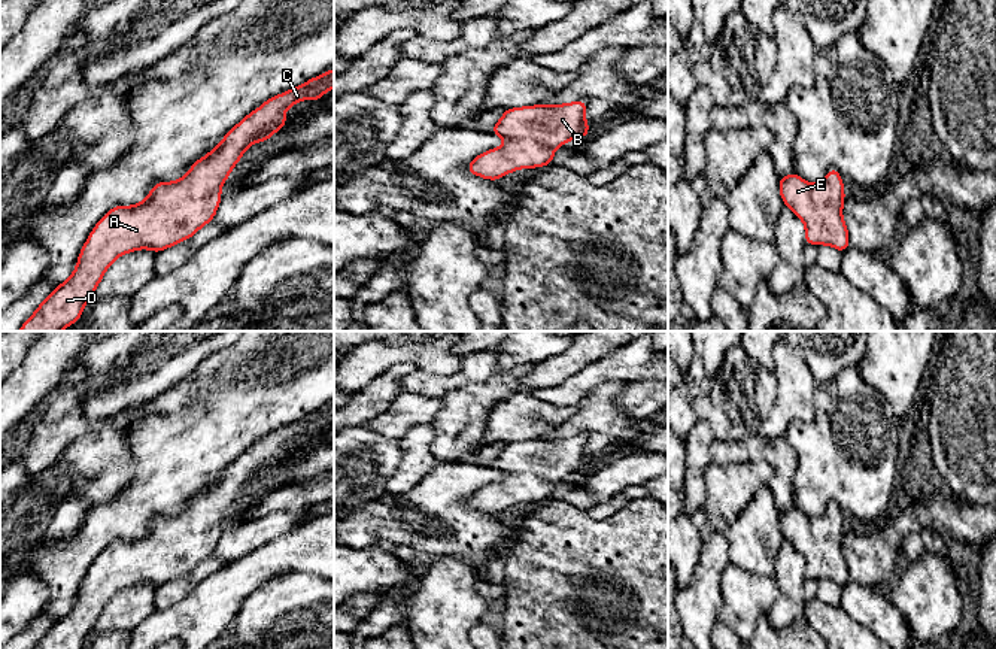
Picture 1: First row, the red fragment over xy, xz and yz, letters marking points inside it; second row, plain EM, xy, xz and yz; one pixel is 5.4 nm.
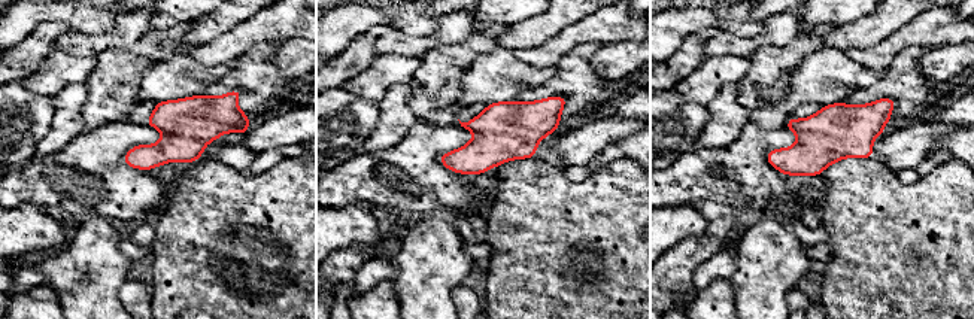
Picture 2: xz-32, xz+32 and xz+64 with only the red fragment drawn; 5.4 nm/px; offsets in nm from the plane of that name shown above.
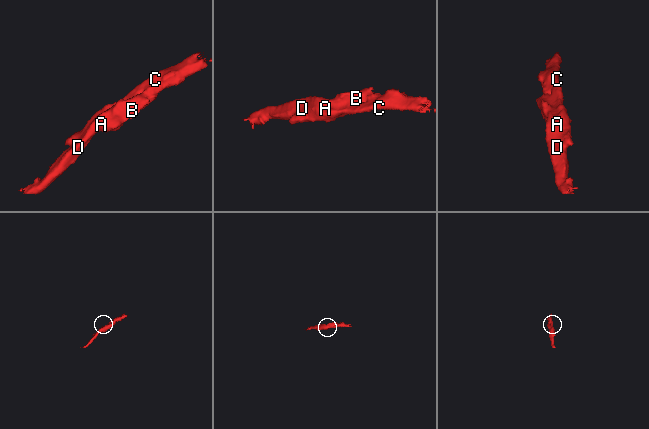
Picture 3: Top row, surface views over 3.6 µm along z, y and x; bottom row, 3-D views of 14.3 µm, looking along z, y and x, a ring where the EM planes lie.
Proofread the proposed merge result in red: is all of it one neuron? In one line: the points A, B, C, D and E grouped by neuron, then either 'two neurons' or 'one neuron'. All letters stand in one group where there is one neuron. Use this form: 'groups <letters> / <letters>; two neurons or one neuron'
groups A B C D E; one neuron

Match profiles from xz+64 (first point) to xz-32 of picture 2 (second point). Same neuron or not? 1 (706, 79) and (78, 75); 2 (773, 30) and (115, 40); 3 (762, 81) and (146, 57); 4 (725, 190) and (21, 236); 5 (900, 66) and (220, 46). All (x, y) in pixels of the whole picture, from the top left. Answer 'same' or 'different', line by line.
1: same
2: same
3: same
4: different
5: different

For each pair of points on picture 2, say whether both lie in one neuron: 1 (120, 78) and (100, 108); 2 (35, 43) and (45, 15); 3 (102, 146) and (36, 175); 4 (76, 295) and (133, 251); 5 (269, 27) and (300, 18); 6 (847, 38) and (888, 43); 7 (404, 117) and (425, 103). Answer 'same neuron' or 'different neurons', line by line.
1: same neuron
2: different neurons
3: same neuron
4: different neurons
5: same neuron
6: different neurons
7: different neurons

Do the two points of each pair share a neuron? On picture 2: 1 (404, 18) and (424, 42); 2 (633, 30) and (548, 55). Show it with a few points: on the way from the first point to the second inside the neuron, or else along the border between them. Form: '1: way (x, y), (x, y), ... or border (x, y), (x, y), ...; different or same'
1: border (437, 18), (425, 35), (393, 29); different
2: way (612, 30), (585, 30), (569, 39); same

